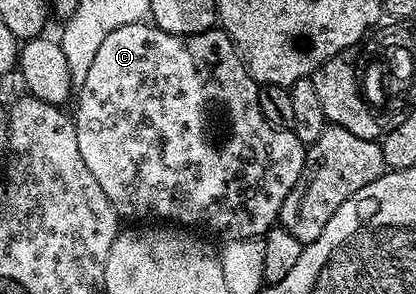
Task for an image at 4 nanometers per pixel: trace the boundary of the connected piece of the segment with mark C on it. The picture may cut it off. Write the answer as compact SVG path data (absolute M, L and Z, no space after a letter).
M147 22L125 24L117 28L117 32L109 32L109 36L105 36L97 56L93 56L93 65L89 67L85 80L78 83L77 97L74 99L75 110L73 109L77 148L81 148L81 156L85 159L89 172L93 172L93 180L101 184L101 192L109 196L109 204L113 204L120 219L162 220L164 223L178 224L183 228L194 228L208 235L224 234L222 237L227 240L266 235L267 231L278 223L281 204L285 204L285 196L289 196L293 184L297 184L301 176L307 151L291 129L274 126L272 122L265 120L259 107L259 87L260 83L247 71L247 66L239 57L235 45L231 43L230 36L221 28L212 28L200 34L170 34Z

